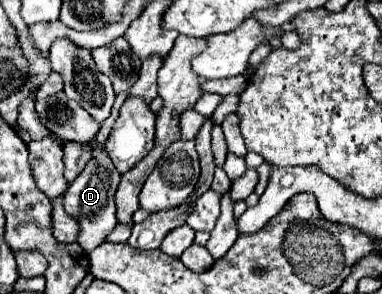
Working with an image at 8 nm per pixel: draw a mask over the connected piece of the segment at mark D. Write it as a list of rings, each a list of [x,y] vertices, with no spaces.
[[[97,151],[93,159],[87,163],[83,173],[69,185],[69,189],[63,195],[65,211],[77,219],[79,223],[79,235],[77,243],[83,247],[85,253],[91,253],[95,247],[107,241],[107,235],[115,229],[117,217],[115,217],[115,191],[119,185],[119,171],[115,171],[115,165],[111,165],[111,159],[107,157],[107,151]]]

